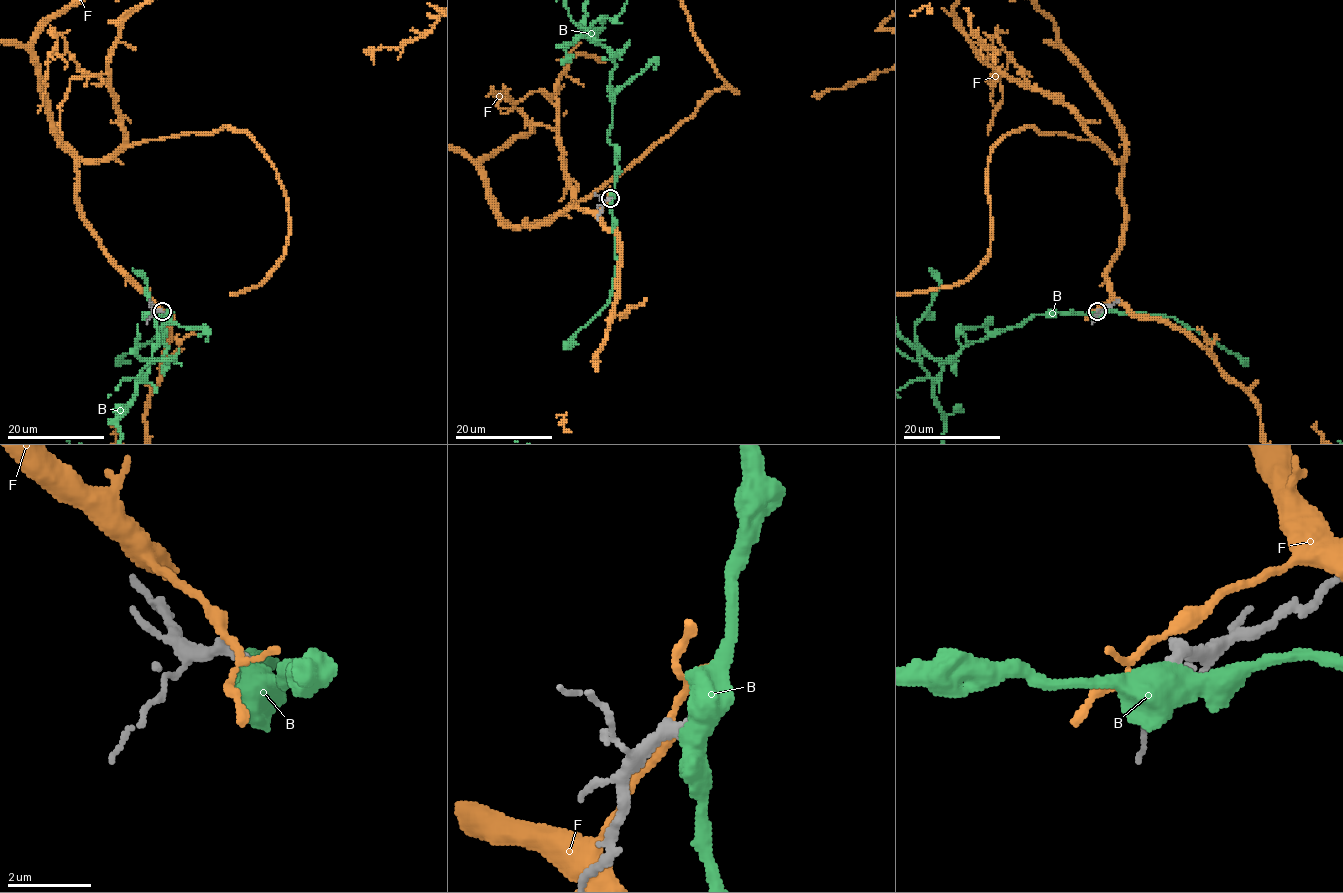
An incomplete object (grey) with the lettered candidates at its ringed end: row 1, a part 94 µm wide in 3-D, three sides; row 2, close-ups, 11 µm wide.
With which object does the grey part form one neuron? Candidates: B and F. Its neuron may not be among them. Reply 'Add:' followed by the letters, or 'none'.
Add: none

